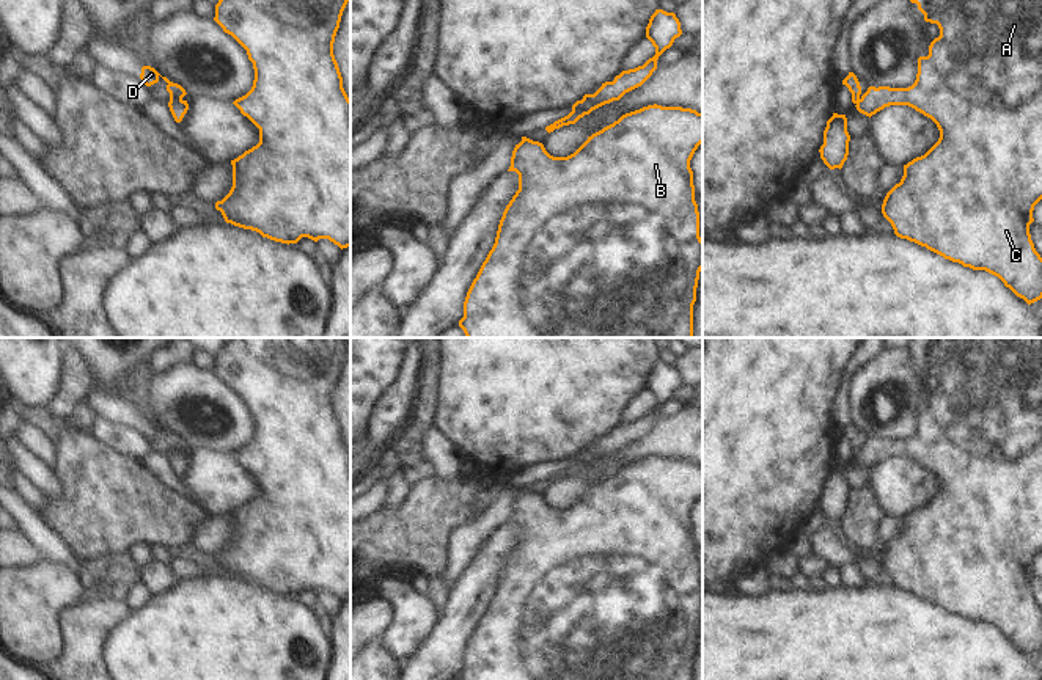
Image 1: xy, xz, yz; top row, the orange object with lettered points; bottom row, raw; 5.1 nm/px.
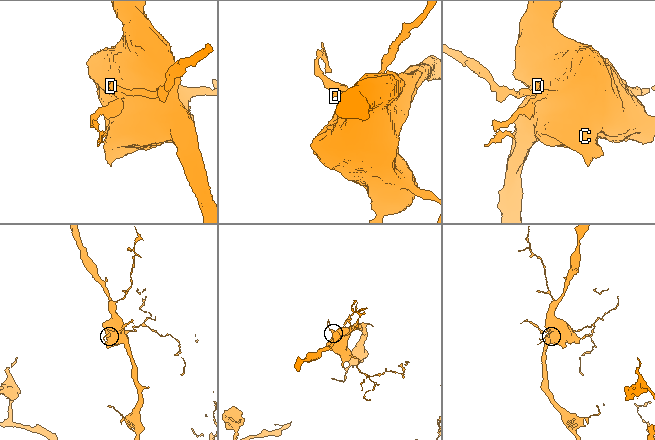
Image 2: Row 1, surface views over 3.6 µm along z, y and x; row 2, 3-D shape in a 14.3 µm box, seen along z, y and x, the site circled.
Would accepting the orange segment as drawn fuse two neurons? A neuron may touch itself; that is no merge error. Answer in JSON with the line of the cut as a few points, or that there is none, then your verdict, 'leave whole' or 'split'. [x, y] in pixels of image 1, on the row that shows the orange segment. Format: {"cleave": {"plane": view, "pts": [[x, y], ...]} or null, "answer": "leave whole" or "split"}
{"cleave": {"plane": "xy", "pts": [[181, 98], [170, 101]]}, "answer": "split"}

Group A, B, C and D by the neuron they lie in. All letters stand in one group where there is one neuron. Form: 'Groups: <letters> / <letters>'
Groups: A B C / D.

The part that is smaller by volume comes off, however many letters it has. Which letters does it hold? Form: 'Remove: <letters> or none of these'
Remove: D

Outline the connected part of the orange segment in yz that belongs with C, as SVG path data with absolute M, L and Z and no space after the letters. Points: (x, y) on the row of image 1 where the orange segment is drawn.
M910 0L918 5L924 20L937 24L940 36L929 46L929 55L918 58L916 80L908 88L869 86L857 102L857 110L866 116L890 105L908 105L930 118L938 130L938 141L921 157L904 165L904 176L885 196L882 204L883 217L891 223L894 234L901 239L915 242L927 250L959 262L973 270L985 270L998 276L1006 287L1028 305L1042 298L1042 258L1036 251L1029 234L1034 221L1034 206L1042 199L1042 0Z

